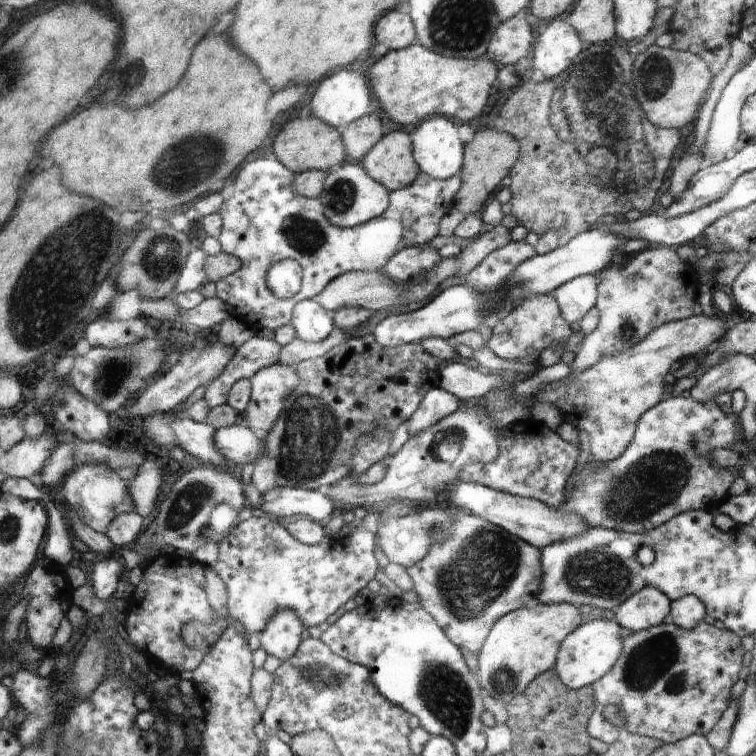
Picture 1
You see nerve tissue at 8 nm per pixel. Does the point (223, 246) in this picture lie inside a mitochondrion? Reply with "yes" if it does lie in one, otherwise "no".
no

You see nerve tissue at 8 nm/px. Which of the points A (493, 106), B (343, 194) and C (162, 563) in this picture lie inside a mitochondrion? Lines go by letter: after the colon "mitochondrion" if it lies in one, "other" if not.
A: other
B: mitochondrion
C: other

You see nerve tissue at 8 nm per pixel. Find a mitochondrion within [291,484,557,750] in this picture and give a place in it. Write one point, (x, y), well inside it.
(485, 565)

